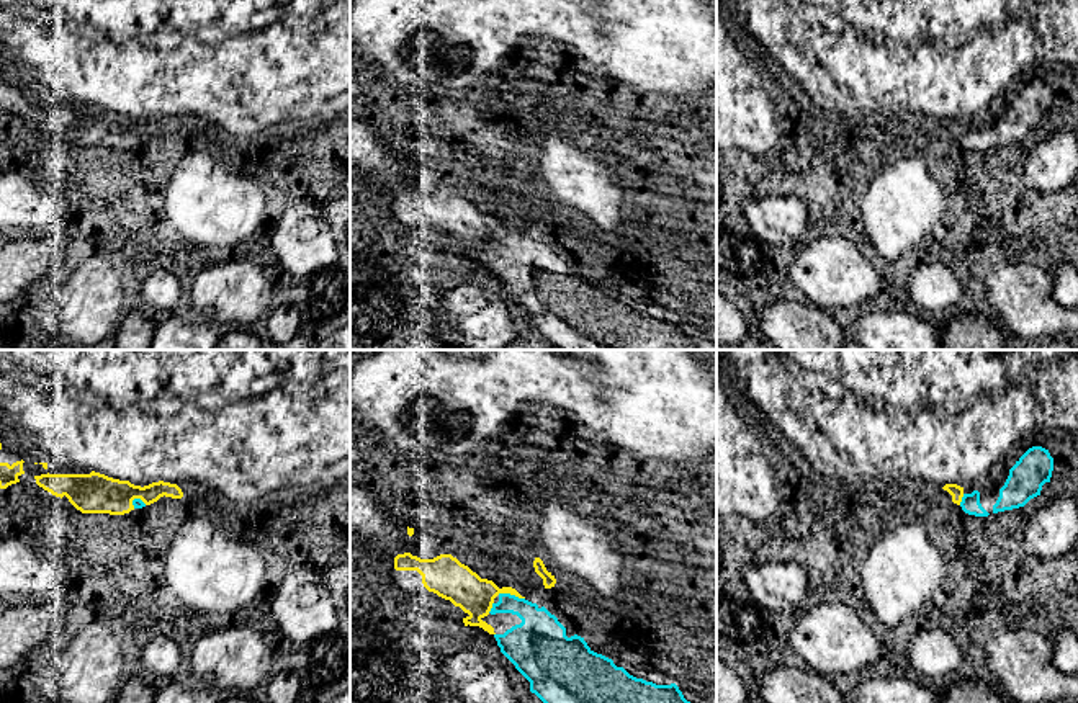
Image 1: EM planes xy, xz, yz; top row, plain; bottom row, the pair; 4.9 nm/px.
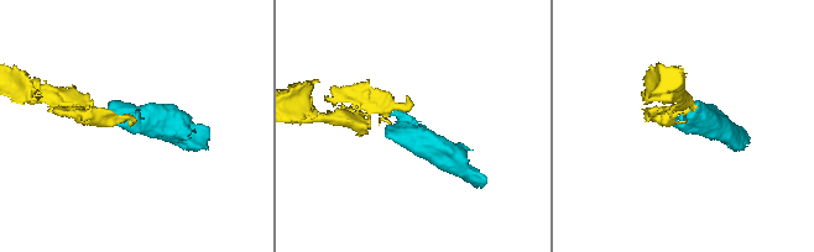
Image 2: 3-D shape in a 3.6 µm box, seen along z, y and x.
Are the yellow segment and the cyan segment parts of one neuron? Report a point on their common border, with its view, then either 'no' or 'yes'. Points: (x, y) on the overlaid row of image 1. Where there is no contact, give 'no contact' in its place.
contact xz (511, 594); yes

